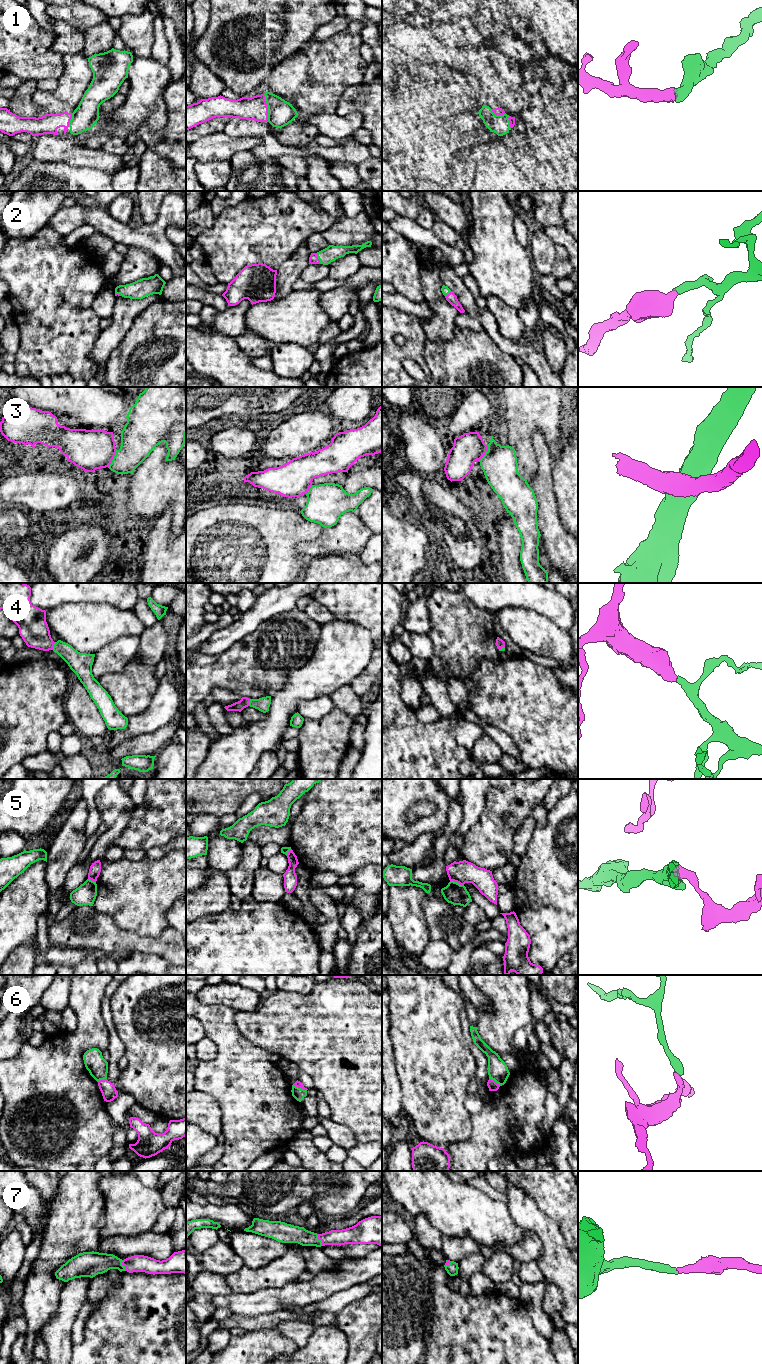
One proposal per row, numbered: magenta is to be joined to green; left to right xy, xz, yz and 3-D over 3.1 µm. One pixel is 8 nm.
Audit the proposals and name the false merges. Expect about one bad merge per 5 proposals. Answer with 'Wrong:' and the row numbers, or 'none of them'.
Wrong: 5, 6

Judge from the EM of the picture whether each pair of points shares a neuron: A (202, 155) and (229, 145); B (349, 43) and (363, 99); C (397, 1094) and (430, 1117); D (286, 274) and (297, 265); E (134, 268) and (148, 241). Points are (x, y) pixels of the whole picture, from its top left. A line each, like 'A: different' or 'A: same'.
A: same
B: different
C: different
D: same
E: different

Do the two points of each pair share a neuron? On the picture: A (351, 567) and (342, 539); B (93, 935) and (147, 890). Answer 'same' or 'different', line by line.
A: different
B: different

